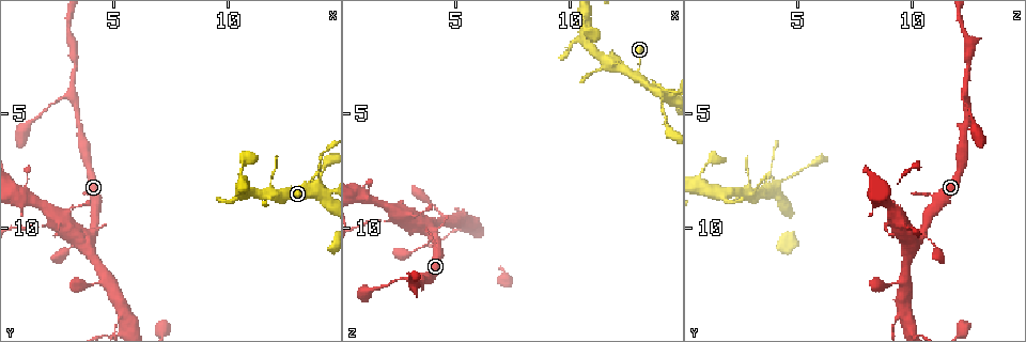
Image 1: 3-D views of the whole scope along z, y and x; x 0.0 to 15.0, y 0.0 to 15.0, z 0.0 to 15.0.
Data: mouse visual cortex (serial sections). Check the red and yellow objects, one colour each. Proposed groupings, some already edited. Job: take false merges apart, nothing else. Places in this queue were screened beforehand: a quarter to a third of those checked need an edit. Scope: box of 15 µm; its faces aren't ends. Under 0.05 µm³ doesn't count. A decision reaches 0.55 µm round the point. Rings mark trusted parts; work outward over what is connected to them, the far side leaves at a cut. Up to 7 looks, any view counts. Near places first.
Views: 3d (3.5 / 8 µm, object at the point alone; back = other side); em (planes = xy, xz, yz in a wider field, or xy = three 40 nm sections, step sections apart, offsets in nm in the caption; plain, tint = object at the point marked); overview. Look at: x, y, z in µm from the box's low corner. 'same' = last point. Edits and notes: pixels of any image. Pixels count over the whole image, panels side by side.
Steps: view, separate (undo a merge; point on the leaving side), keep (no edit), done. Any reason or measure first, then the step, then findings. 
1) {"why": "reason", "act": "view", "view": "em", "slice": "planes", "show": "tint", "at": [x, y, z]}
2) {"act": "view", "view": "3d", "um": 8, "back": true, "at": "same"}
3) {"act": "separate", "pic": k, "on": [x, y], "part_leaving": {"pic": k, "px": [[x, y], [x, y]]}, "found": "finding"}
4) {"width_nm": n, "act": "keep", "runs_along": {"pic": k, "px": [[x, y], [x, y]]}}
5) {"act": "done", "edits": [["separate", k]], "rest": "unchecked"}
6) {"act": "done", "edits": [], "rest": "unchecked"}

{"why": "two arms in line, one across", "act": "view", "view": "3d", "um": 3.5, "at": [3.1, 4.3, 12.3]}

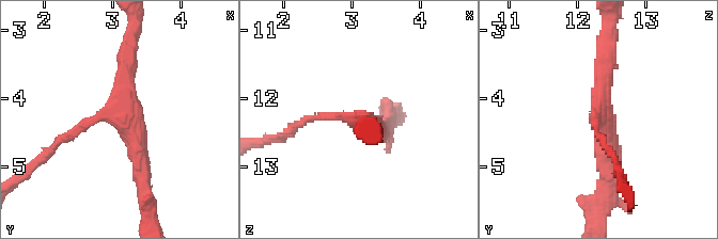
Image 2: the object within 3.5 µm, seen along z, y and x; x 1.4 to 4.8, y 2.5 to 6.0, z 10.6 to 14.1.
{"why": "shape alone is not enough", "act": "view", "view": "em", "slice": "xy", "step": 5, "show": "tint", "at": [3.20, 4.25, 12.35]}

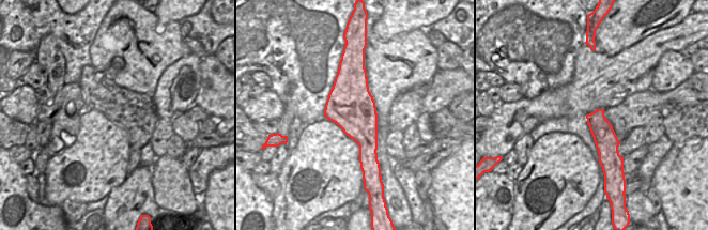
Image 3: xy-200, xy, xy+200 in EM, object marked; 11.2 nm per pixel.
{"arm_widths_nm": [150, 250, 300], "act": "keep", "found": "one cell here"}

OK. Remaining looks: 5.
{"act": "view", "view": "3d", "um": 3.5, "at": [2.2, 9.4, 9.2]}

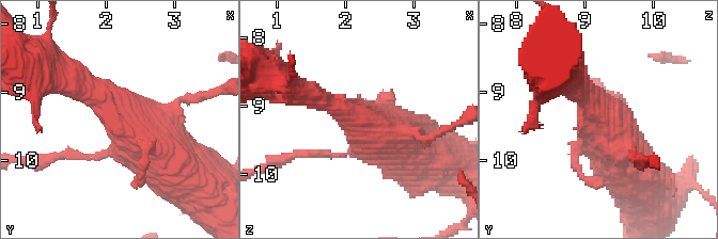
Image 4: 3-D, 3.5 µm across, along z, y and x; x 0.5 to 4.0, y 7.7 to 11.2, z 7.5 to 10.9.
{"act": "view", "view": "em", "slice": "planes", "show": "tint", "at": [2.30, 9.35, 9.35]}

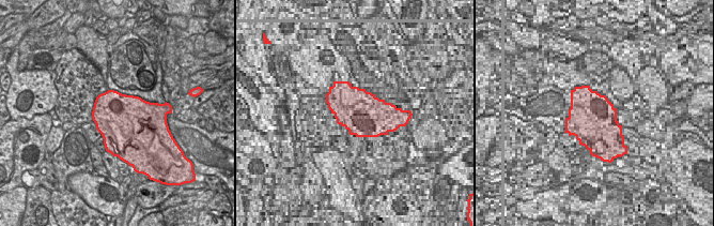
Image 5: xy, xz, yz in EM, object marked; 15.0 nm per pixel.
{"act": "view", "view": "em", "slice": "xy", "step": 3, "show": "tint", "at": "same"}

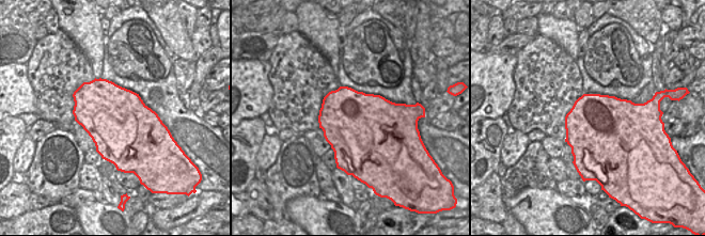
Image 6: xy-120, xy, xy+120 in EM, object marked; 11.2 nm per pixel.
{"act": "keep", "runs_along": {"pic": 4, "px": [[190, 184], [105, 98], [89, 92]]}, "found": "continuous, no second cell"}

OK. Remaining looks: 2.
{"why": "thin arm on a thick one", "act": "view", "view": "3d", "um": 3.5, "at": [13.8, 8.2, 4.0]}

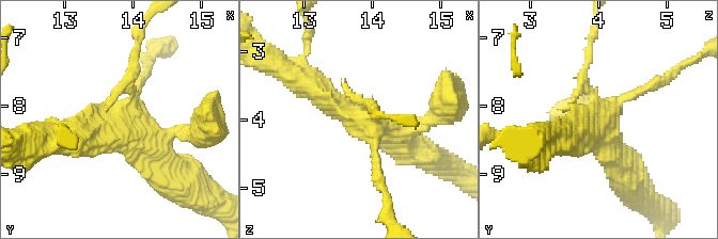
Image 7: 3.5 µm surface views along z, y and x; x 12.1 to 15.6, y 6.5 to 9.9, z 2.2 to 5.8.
{"why": "shape alone is not enough", "act": "view", "view": "em", "slice": "xy", "step": 2, "show": "tint", "at": [13.85, 8.20, 4.00]}

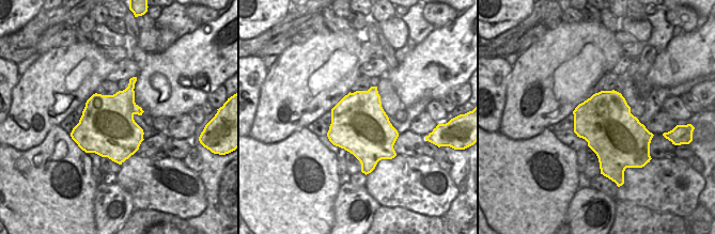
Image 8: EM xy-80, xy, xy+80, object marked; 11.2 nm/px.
{"width_nm": 650, "act": "separate", "pic": 7, "on": [137, 49], "border": {"pic": 8, "px": [[134, 84], [127, 88]]}, "found": "a second cell is stuck on"}

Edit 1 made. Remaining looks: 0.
{"act": "done", "edits": [["separate", 7]], "rest": "unchecked"}

